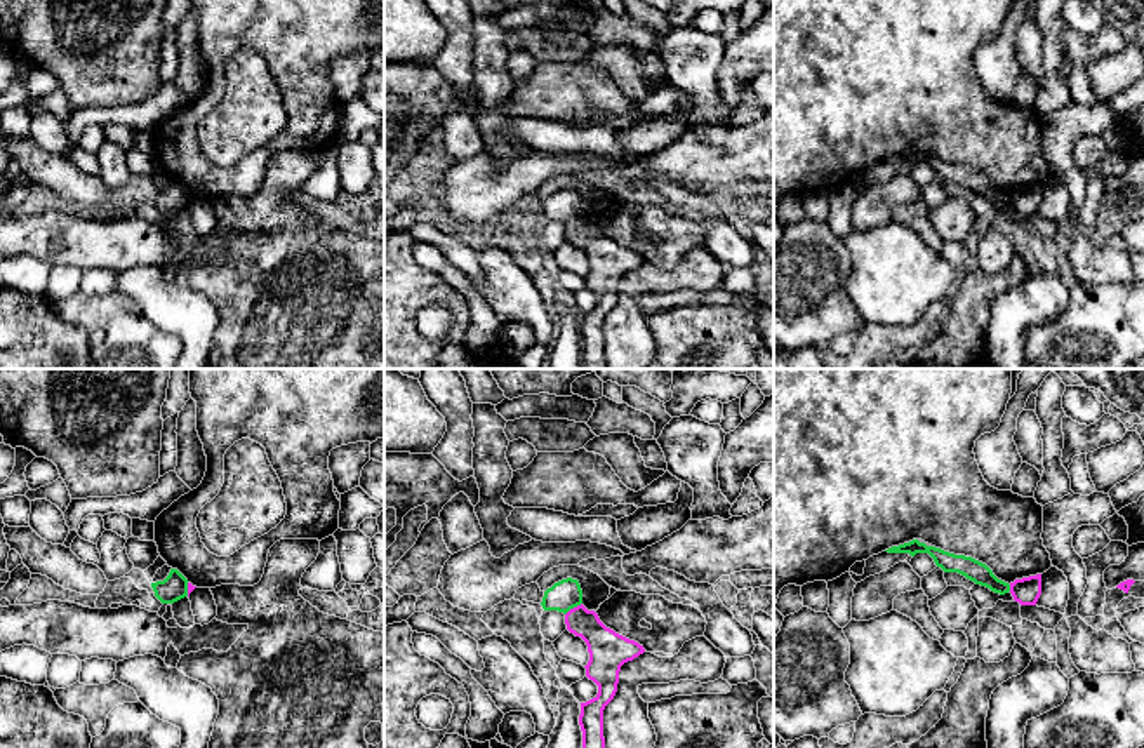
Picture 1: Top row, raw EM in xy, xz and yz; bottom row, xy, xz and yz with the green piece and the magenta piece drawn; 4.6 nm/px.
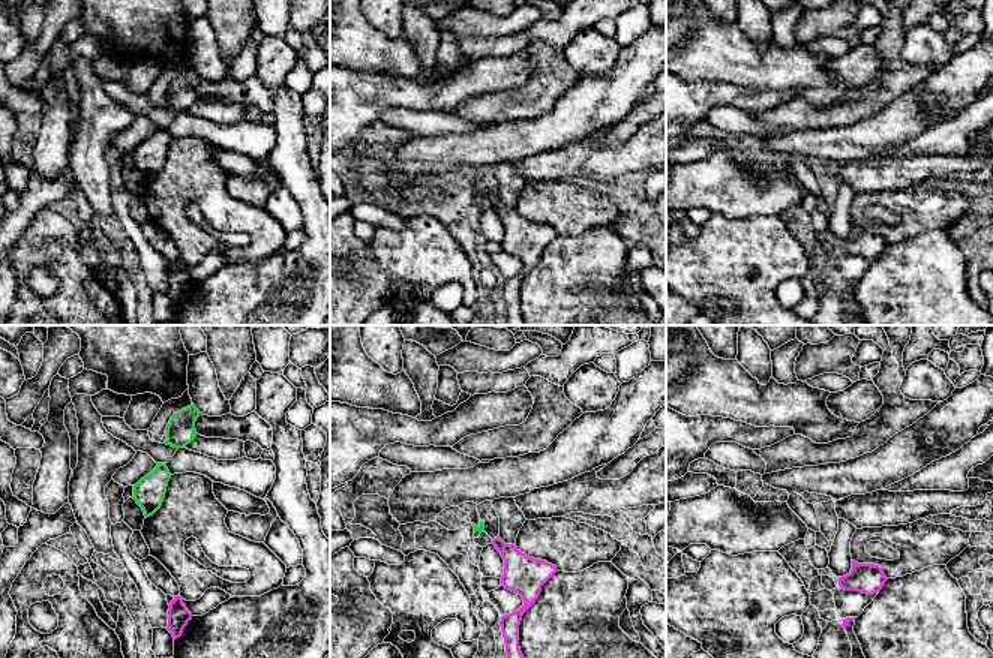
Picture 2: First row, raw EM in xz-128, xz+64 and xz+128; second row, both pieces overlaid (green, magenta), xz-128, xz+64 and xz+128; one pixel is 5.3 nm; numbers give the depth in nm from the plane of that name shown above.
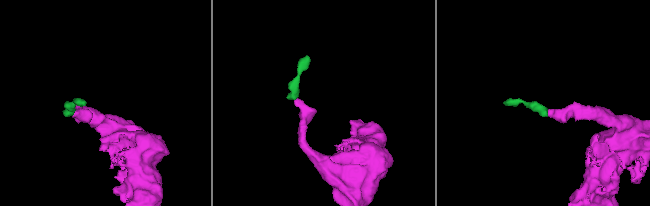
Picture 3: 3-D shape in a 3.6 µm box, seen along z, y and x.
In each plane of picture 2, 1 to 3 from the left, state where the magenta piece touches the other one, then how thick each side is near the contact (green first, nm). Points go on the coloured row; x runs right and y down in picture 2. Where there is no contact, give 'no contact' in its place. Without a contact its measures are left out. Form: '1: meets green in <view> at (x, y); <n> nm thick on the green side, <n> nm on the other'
1: no contact
2: no contact
3: no contact

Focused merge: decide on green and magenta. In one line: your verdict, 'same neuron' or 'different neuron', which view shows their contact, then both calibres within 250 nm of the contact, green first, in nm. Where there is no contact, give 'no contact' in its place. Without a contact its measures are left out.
same neuron | xz | 140/180 nm

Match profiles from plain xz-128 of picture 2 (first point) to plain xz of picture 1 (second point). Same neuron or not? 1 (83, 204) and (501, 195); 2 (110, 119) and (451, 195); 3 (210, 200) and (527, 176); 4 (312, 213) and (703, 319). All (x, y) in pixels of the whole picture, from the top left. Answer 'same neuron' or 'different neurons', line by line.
1: different neurons
2: different neurons
3: different neurons
4: same neuron

